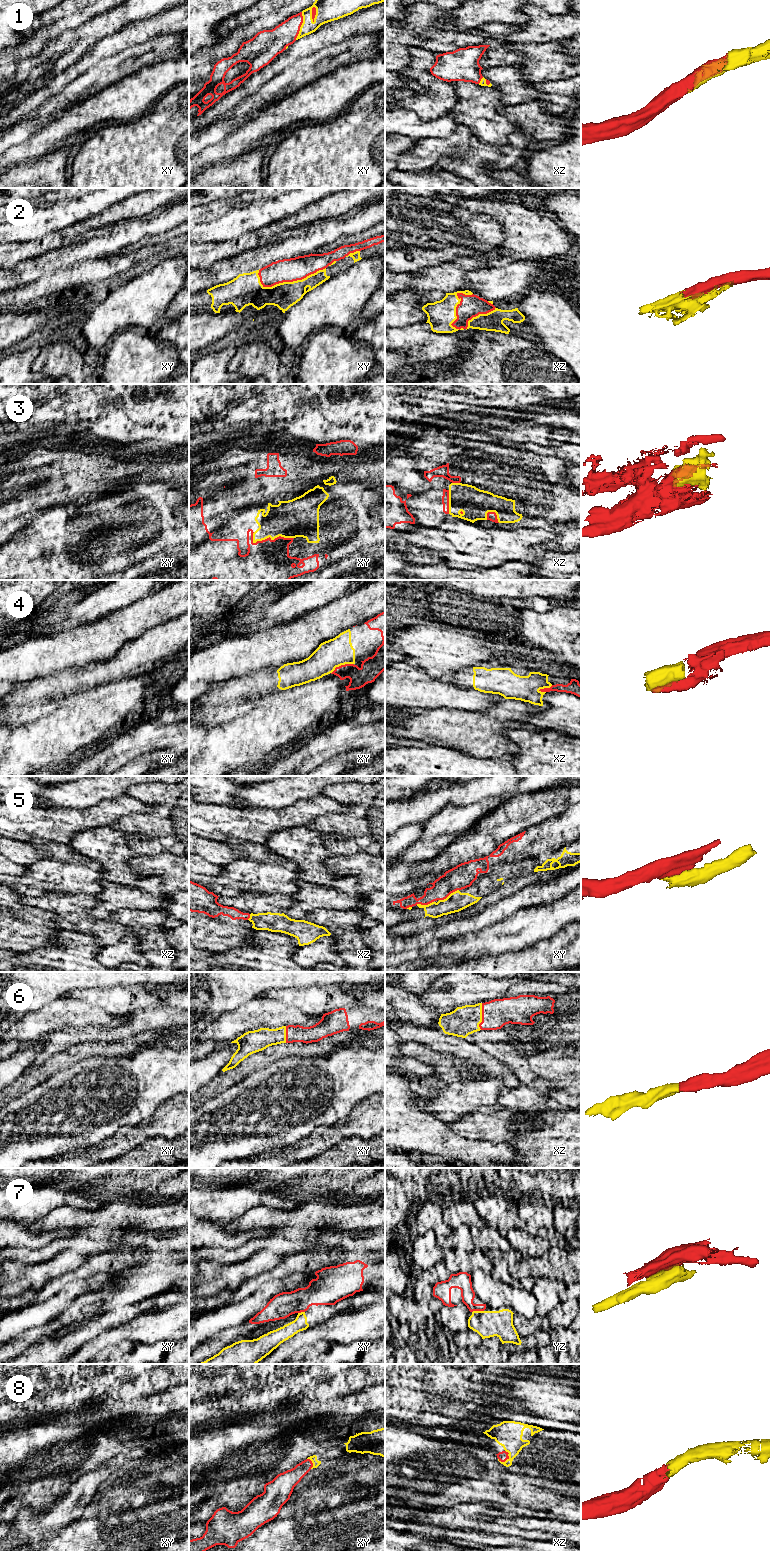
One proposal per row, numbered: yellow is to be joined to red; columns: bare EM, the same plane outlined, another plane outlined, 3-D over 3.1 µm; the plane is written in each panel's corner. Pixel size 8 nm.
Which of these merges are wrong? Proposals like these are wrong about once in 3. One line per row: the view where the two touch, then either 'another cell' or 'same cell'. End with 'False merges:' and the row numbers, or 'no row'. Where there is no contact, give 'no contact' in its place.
1: xy | same cell
2: xy | same cell
3: xy | same cell
4: xy | same cell
5: xy | another cell
6: xz | same cell
7: yz | another cell
8: xz | same cell
False merges: 5, 7

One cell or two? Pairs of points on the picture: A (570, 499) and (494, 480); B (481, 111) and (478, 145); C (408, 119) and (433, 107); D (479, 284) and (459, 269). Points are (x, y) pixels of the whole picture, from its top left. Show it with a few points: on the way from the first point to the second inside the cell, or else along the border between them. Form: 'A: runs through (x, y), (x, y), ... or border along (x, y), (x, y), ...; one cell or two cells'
A: runs through (551, 492), (540, 490), (520, 481), (513, 481); one cell
B: border along (473, 135), (485, 142), (500, 147); two cells
C: border along (395, 109), (411, 109), (422, 120), (440, 117); two cells
D: border along (470, 270), (466, 274), (469, 284), (466, 289); two cells

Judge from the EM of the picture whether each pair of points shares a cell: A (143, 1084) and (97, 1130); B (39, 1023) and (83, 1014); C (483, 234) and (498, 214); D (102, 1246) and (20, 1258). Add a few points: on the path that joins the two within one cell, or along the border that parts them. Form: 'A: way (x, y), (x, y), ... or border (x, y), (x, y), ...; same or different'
A: way (138, 1100), (137, 1109), (128, 1116), (113, 1121); same
B: way (50, 1018), (58, 1014), (72, 1014); same
C: border (472, 212), (488, 214), (500, 226), (504, 240); different
D: way (82, 1245), (58, 1245), (40, 1255); same

